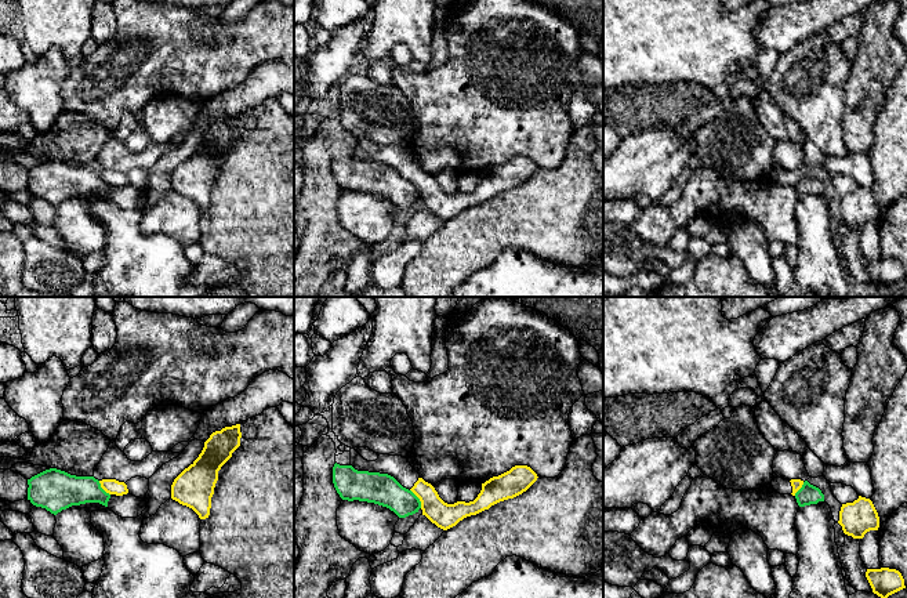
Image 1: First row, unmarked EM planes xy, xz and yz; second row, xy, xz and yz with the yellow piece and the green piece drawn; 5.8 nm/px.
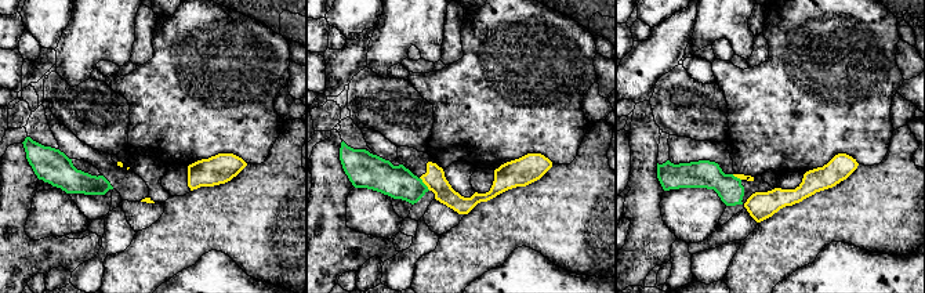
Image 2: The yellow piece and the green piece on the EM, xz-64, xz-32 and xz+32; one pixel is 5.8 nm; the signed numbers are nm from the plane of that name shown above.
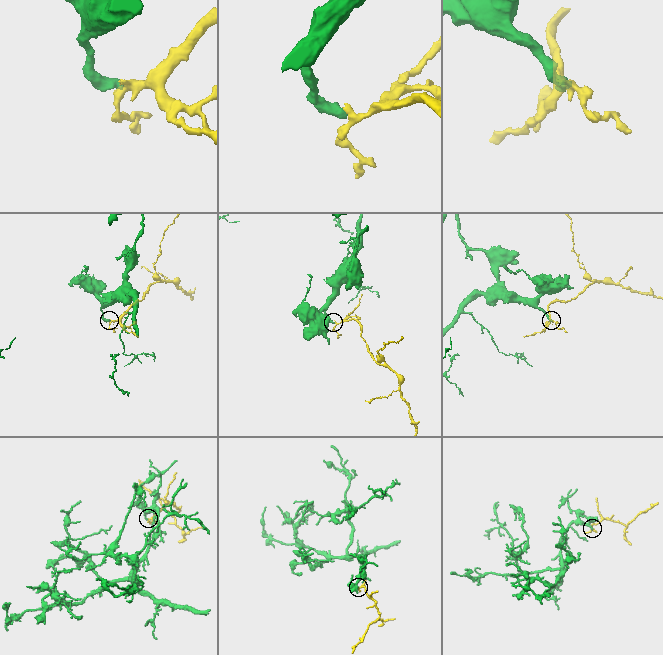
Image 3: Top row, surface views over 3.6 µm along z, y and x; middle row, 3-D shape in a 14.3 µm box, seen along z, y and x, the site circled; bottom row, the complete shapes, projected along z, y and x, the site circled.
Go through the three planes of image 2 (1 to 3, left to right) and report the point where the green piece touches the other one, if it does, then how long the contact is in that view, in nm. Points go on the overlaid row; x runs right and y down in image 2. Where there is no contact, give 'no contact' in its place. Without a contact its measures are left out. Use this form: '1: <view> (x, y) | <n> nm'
1: no contact
2: xz-32 (424, 183) | 100 nm
3: xz+32 (736, 176) | 70 nm

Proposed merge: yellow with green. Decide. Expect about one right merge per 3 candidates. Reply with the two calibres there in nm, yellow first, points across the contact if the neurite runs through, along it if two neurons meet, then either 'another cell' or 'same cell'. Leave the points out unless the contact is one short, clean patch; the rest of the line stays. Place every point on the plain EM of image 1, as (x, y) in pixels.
calibres 150 and 190 nm; border xz (410, 180), (421, 198); another cell

